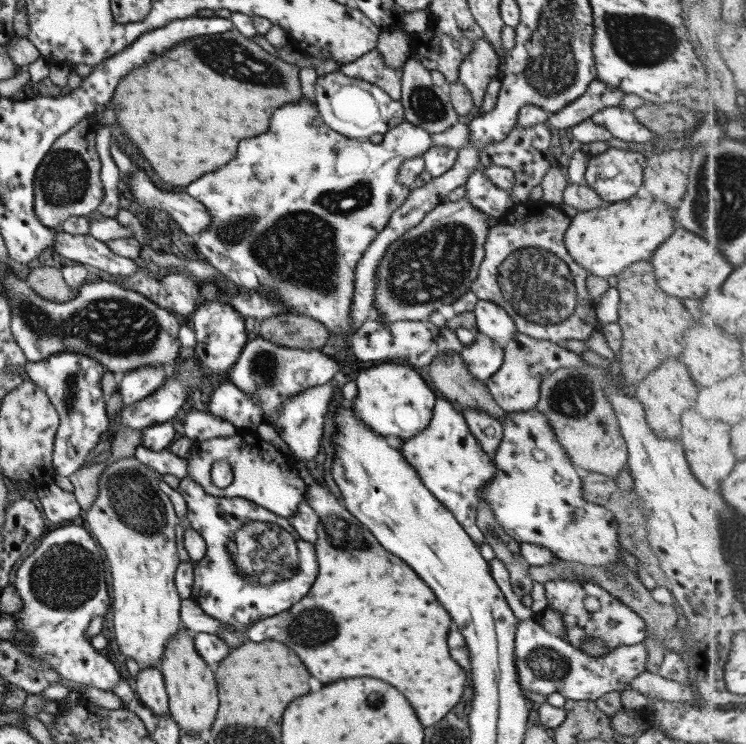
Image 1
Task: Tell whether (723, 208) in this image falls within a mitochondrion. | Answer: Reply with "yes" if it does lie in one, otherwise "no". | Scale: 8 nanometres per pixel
yes

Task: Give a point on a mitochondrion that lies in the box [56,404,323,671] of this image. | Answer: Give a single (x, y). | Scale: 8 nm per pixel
(262, 554)

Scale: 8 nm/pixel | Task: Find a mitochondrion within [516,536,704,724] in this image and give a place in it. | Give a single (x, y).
(546, 663)

